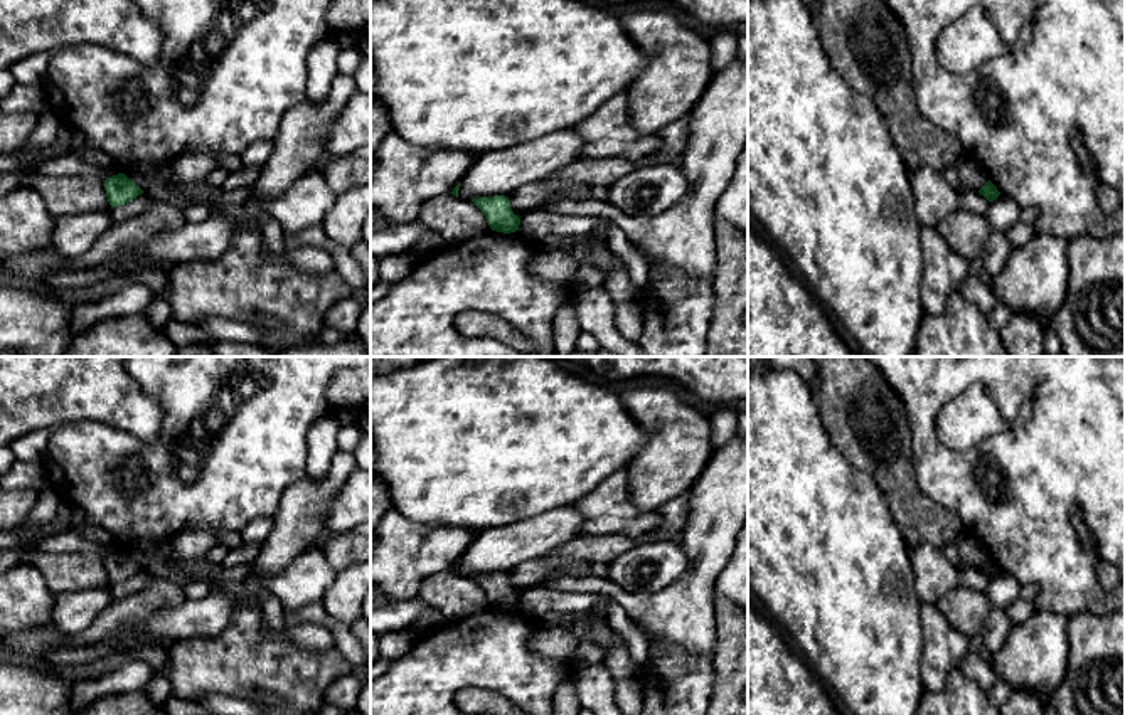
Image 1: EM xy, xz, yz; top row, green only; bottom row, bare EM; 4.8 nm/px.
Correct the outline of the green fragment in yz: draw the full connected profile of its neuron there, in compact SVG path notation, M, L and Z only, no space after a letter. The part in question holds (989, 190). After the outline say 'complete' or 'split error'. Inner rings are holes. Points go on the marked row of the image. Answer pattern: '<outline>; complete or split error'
M989 180L978 192L975 190L957 190L962 209L987 214L989 205L1000 195L997 187Z; split error

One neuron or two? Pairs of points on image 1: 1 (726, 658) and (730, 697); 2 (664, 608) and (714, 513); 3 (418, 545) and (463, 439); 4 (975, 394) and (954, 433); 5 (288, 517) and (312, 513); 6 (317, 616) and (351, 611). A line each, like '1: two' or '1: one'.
1: one
2: one
3: two
4: one
5: one
6: two

